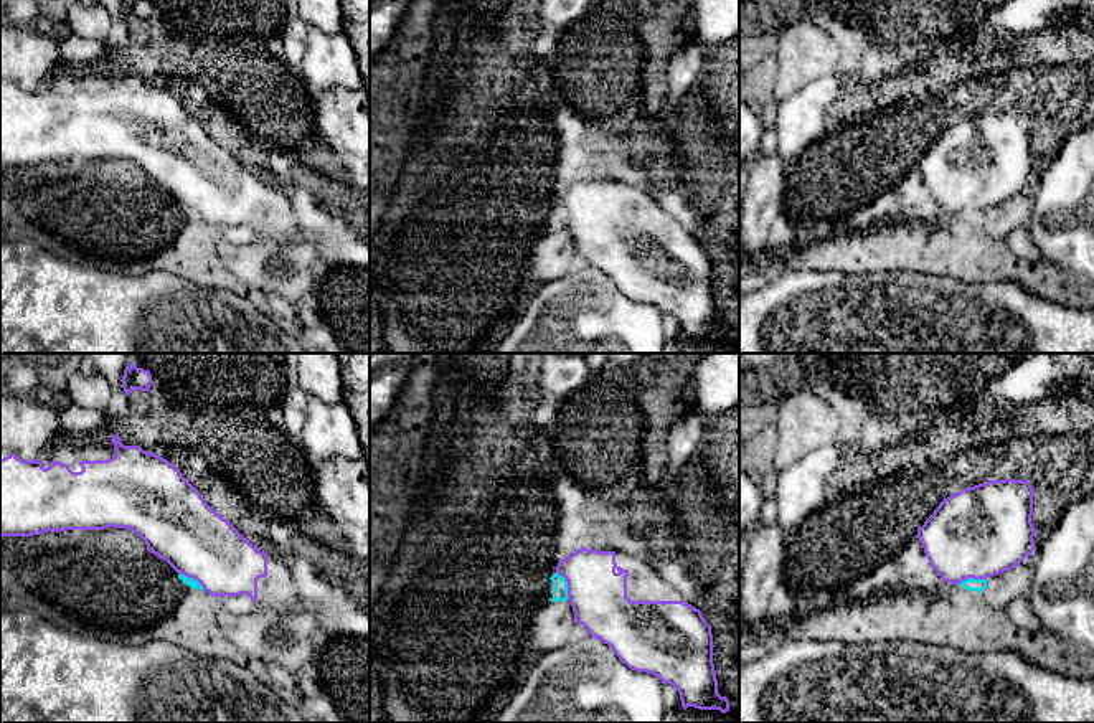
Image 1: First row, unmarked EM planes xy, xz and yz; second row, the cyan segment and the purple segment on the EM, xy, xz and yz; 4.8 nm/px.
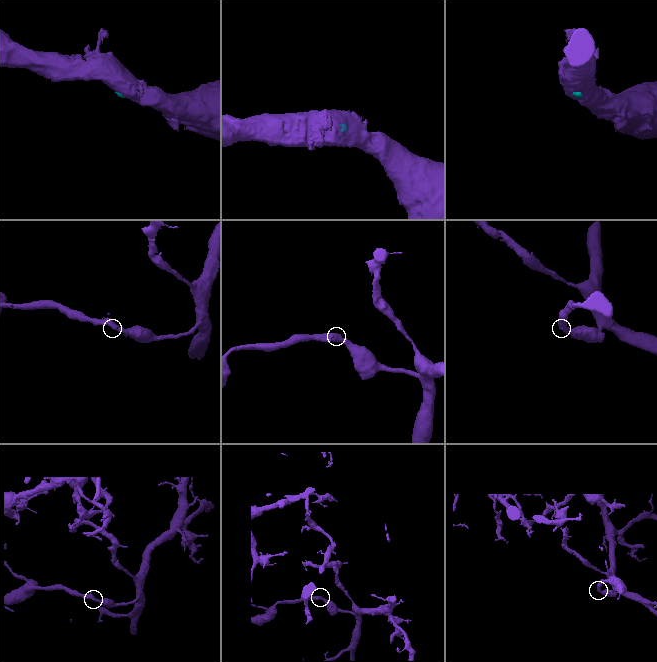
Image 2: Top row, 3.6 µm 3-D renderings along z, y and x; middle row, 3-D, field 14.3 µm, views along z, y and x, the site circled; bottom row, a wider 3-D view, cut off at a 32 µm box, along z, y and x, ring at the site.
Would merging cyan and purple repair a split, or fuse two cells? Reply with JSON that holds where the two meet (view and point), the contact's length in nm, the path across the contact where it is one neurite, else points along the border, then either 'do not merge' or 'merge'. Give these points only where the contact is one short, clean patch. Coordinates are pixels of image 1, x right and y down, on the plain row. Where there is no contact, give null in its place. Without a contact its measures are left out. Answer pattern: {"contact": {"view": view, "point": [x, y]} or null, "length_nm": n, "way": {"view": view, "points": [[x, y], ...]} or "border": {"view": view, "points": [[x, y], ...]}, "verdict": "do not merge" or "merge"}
{"contact": {"view": "xz", "point": [566, 217]}, "length_nm": 160, "way": {"view": "xz", "points": [[560, 223], [566, 217], [589, 217], [598, 225]]}, "verdict": "merge"}

